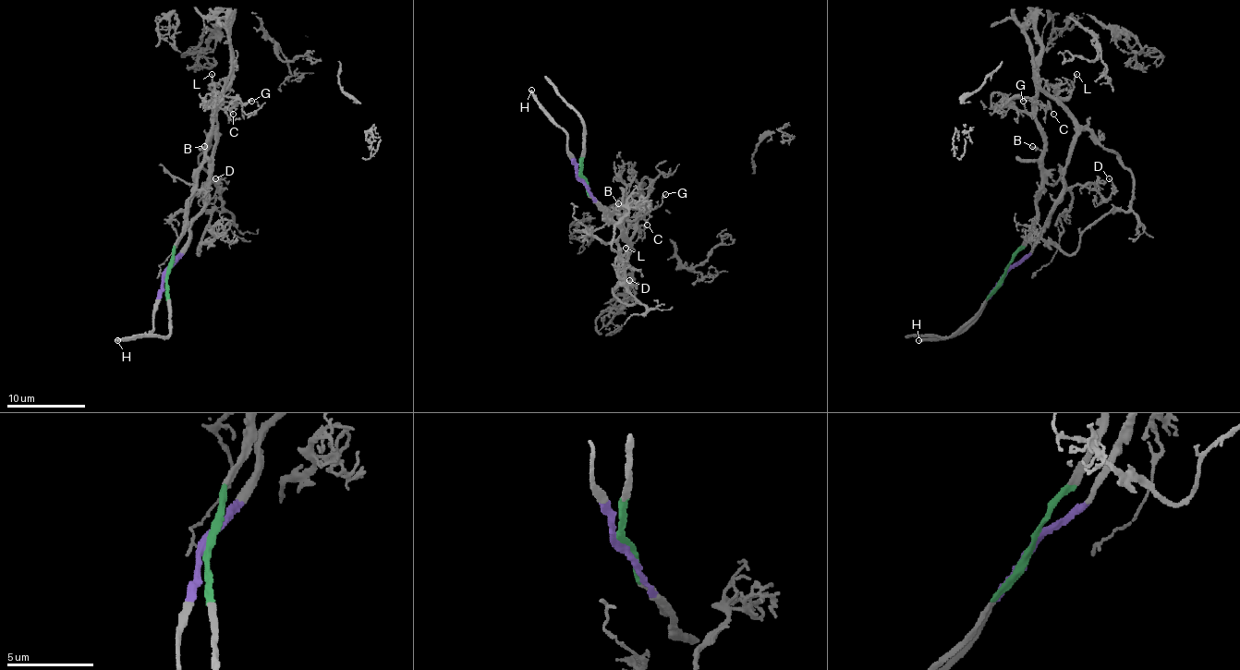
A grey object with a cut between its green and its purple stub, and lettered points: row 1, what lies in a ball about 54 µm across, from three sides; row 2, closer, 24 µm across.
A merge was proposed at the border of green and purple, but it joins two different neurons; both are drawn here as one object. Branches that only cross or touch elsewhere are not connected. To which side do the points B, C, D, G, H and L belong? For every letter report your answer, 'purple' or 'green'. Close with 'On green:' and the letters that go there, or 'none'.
B: green
C: green
D: purple
G: green
H: purple
L: purple
On green: B, C, G

